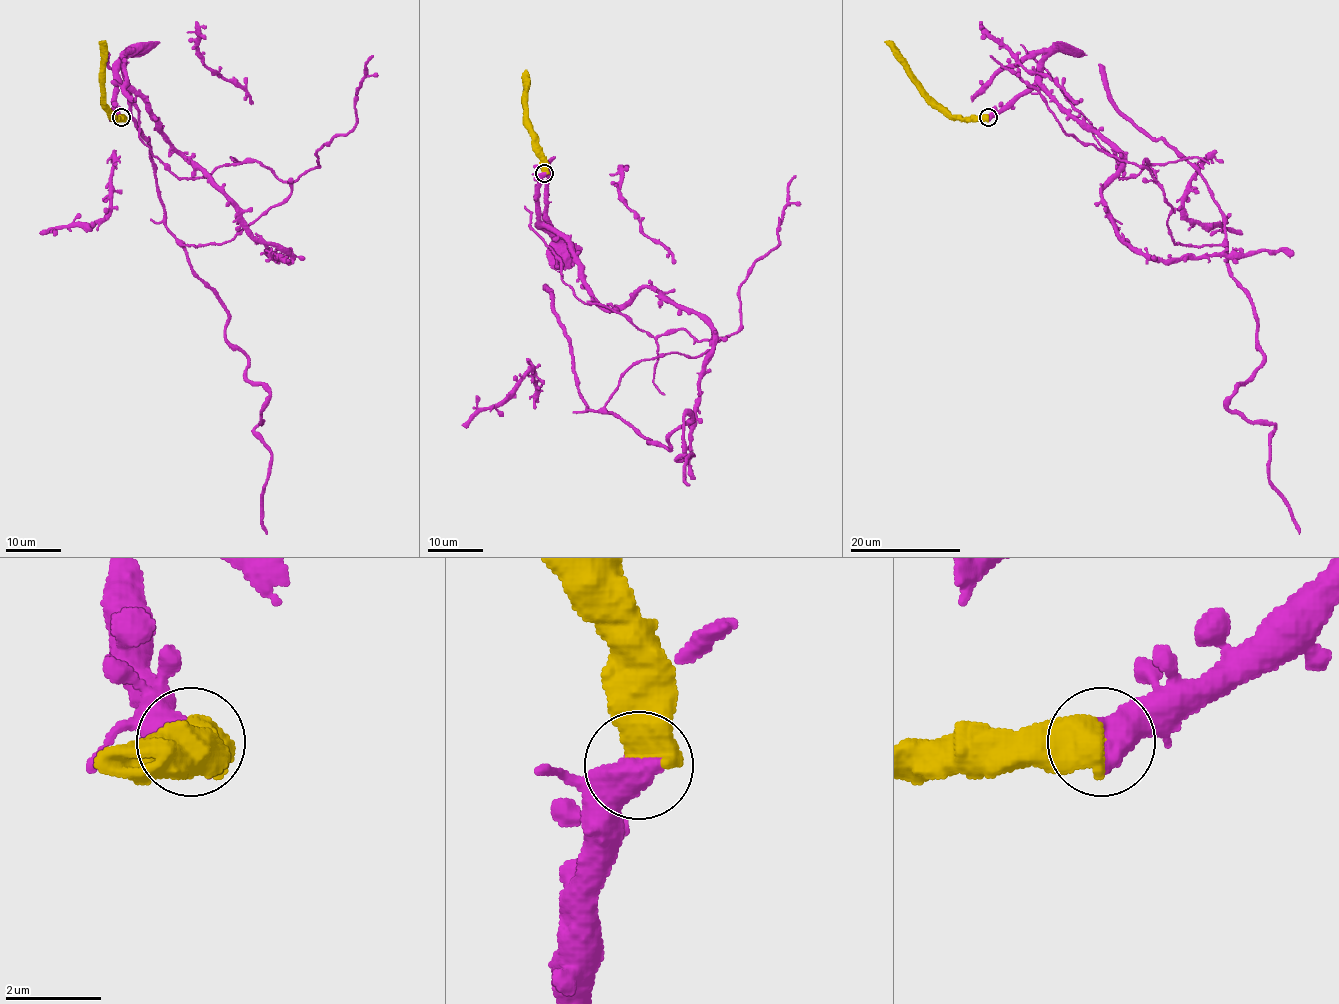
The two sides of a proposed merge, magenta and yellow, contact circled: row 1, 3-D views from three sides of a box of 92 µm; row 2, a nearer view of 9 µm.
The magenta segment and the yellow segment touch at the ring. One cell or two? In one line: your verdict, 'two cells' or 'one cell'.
two cells

